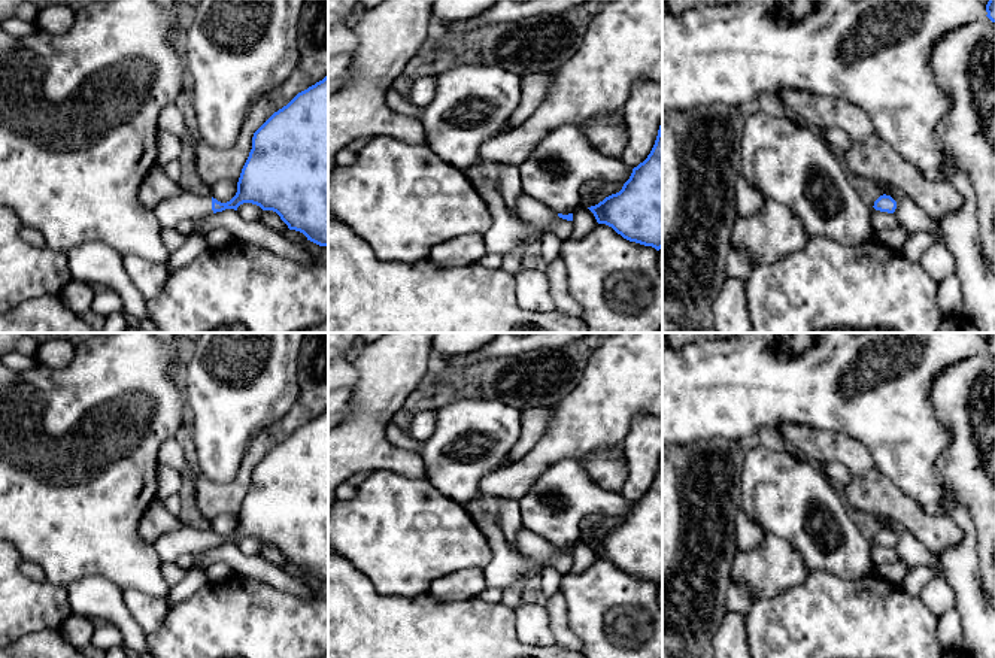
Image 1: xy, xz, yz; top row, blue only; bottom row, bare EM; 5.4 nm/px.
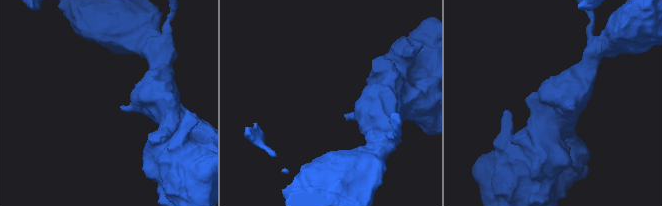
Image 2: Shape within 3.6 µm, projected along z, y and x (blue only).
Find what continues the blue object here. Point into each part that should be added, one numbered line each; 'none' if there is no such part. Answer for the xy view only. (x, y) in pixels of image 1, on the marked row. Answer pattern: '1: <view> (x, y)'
1: xy (170, 211)

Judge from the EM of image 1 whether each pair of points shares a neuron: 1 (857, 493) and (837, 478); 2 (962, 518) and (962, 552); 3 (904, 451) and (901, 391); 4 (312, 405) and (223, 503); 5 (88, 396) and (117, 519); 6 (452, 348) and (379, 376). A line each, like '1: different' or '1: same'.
1: different
2: same
3: same
4: same
5: same
6: different

